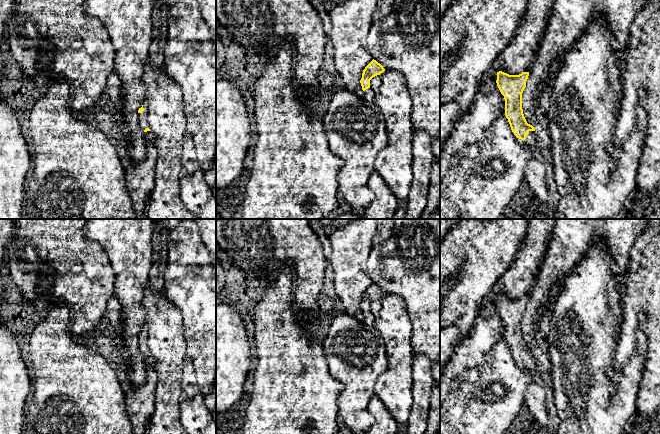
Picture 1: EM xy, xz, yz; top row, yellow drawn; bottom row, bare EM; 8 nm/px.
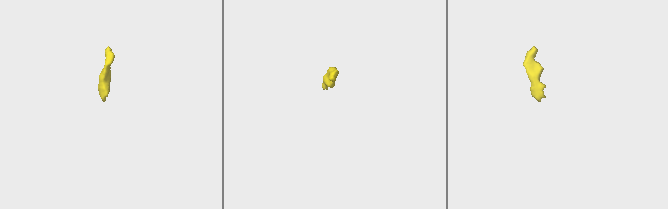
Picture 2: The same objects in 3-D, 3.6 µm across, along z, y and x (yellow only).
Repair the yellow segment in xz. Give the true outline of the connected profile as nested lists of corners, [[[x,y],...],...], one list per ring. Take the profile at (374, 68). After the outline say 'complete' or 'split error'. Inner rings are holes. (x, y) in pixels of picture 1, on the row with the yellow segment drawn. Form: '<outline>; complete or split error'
[[[374,59],[363,70],[360,83],[361,83],[362,90],[363,90],[362,97],[365,100],[373,101],[373,92],[370,88],[370,80],[373,77],[380,75],[384,71],[385,69],[383,68],[383,66]]]; split error

